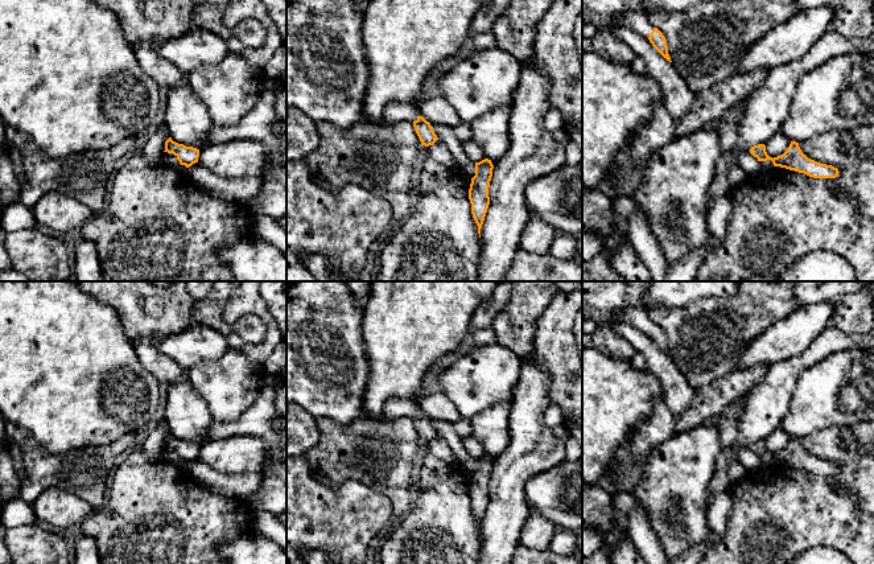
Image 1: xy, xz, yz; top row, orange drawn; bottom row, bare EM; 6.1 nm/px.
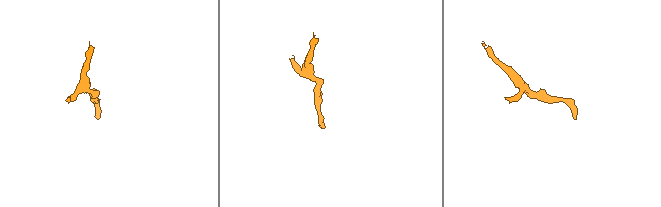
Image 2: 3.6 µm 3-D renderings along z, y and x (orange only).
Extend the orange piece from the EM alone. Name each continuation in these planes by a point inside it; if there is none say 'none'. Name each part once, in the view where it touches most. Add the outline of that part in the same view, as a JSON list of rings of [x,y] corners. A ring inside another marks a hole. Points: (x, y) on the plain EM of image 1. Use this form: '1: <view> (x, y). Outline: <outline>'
1: yz (638, 317). Outline: [[[623,308],[610,312],[611,317],[622,317],[630,325],[650,333],[654,321],[650,318],[646,308]]]

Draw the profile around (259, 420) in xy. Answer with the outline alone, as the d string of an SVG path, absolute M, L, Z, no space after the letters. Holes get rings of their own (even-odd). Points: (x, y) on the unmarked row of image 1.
M264 374L263 386L253 404L236 420L230 423L214 421L207 431L207 439L219 440L238 435L257 436L268 448L280 450L280 432L275 423L281 417L275 407L276 376Z

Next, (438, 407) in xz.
M442 392L421 396L417 403L421 412L430 420L455 424L461 419L454 403Z

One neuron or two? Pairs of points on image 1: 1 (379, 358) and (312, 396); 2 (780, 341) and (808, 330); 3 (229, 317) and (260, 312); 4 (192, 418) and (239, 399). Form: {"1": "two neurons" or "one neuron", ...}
{"1": "two neurons", "2": "one neuron", "3": "one neuron", "4": "two neurons"}

